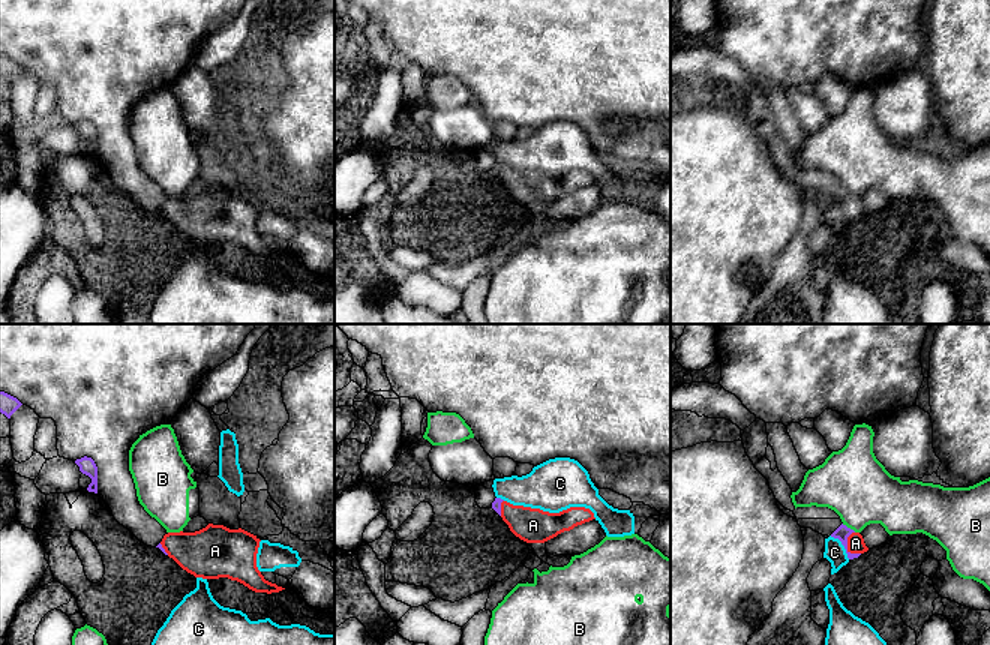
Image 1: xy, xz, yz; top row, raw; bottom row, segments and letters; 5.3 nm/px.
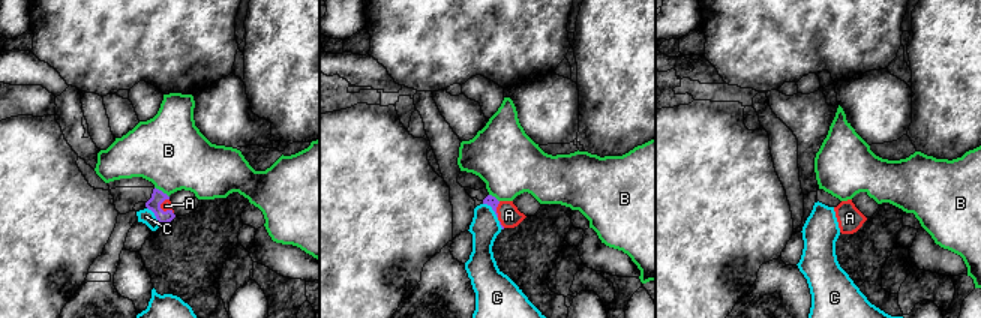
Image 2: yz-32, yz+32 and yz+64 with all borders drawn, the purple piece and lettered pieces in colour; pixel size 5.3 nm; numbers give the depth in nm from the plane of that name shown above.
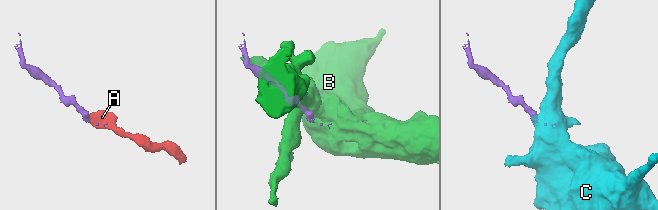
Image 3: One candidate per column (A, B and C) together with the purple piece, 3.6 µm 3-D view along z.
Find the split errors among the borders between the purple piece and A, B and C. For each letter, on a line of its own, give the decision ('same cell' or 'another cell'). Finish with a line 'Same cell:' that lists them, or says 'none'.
A: same cell
B: another cell
C: another cell
Same cell: A

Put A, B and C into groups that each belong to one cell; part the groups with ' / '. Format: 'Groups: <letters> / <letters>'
Groups: A / B / C

